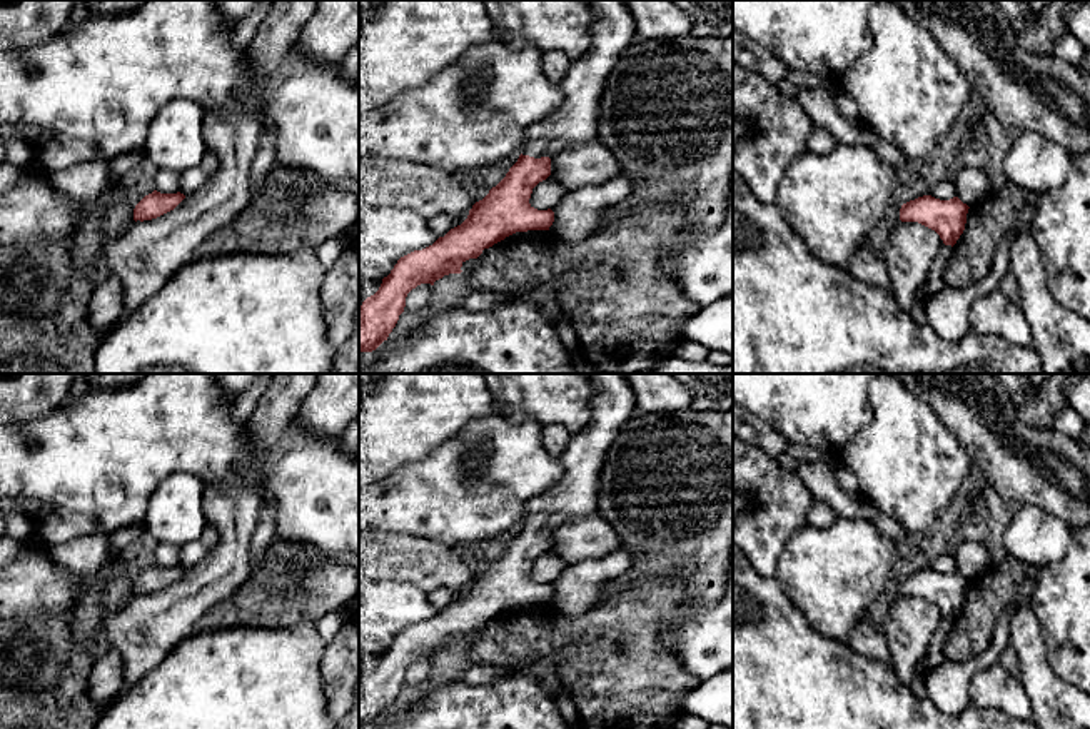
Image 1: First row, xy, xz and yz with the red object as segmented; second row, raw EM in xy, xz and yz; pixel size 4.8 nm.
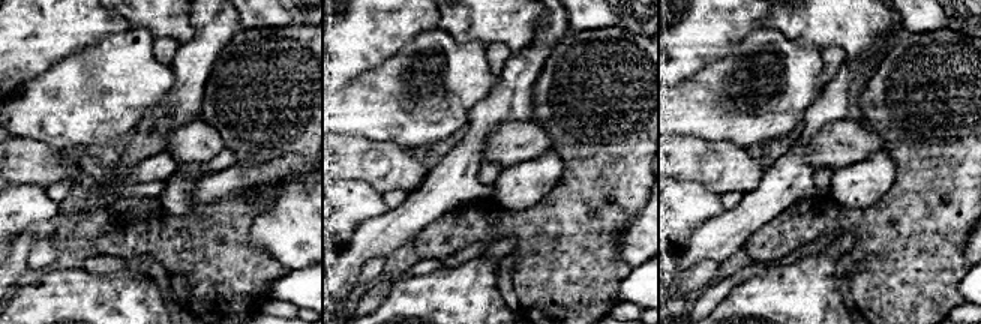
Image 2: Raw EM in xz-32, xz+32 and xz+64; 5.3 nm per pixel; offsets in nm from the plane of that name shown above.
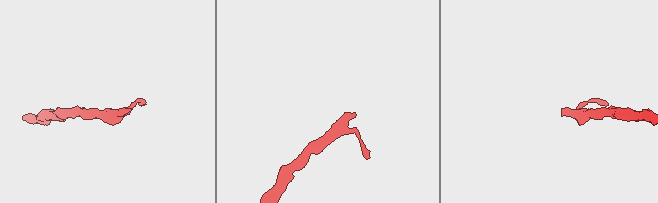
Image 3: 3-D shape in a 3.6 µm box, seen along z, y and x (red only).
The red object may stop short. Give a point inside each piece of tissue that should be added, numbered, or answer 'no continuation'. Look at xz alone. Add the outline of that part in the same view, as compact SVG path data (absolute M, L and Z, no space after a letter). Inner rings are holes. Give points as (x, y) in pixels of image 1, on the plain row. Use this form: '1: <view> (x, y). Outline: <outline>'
1: xz (613, 404). Outline: M589 374L593 385L591 419L588 425L573 434L564 452L559 455L563 464L561 479L544 494L527 504L522 529L534 532L551 530L558 522L584 517L596 510L598 480L608 450L626 424L638 415L638 404L626 374Z

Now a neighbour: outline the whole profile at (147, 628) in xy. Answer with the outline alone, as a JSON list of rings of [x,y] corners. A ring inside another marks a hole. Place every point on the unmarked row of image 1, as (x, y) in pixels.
[[[252,474],[229,490],[204,487],[202,507],[205,520],[220,535],[214,551],[187,569],[174,584],[152,594],[137,594],[122,609],[100,619],[108,649],[120,654],[125,674],[122,687],[108,701],[97,704],[97,716],[139,682],[144,674],[157,667],[174,647],[190,637],[207,611],[232,597],[247,581],[252,572],[250,542],[264,505],[264,485],[257,474]]]

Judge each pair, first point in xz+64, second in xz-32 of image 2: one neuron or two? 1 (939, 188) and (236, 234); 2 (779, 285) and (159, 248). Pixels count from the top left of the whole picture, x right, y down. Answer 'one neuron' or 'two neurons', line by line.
1: one neuron
2: two neurons

